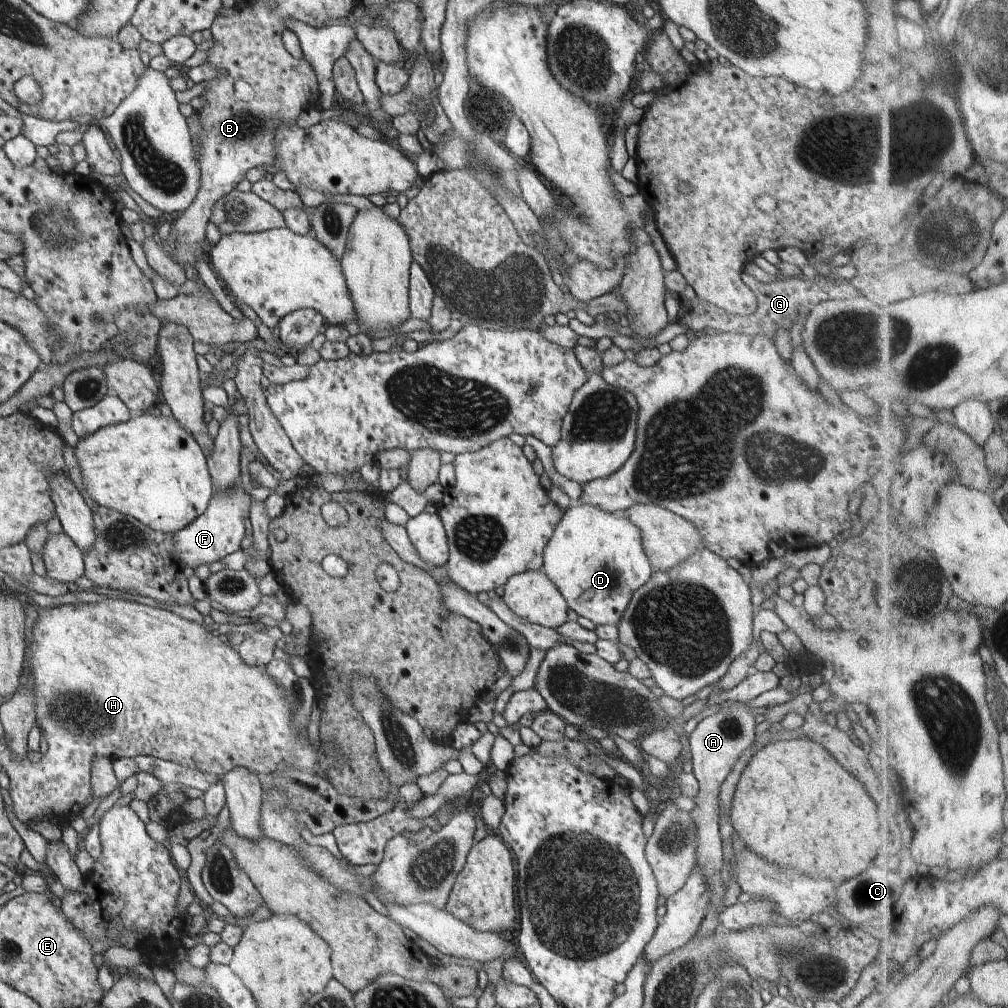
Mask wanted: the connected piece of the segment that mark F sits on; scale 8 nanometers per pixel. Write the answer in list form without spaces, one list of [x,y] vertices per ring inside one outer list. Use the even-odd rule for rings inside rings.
[[[238,482],[230,491],[216,492],[209,502],[208,508],[198,518],[195,518],[186,528],[173,534],[175,537],[175,552],[172,558],[180,566],[196,568],[201,564],[224,559],[228,554],[240,549],[240,542],[244,536],[246,522],[252,497],[246,494]]]

